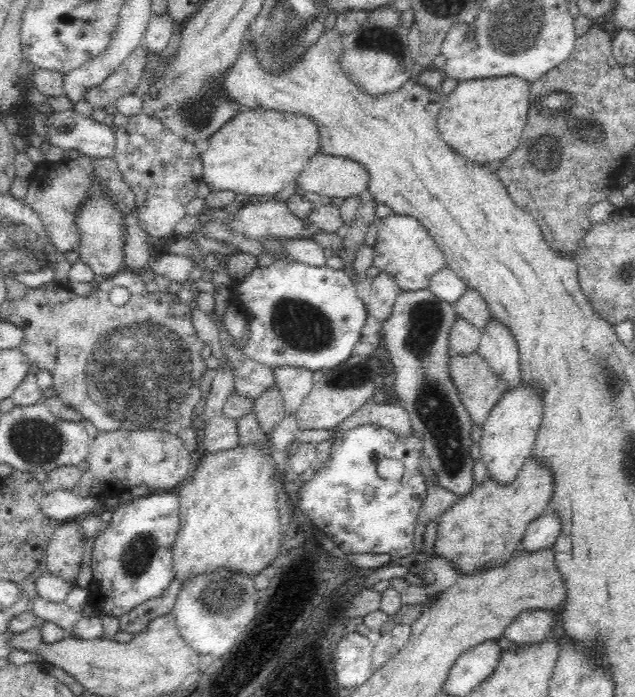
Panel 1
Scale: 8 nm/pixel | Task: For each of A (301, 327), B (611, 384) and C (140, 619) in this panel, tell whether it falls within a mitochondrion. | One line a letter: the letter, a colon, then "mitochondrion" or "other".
A: mitochondrion
B: mitochondrion
C: other

